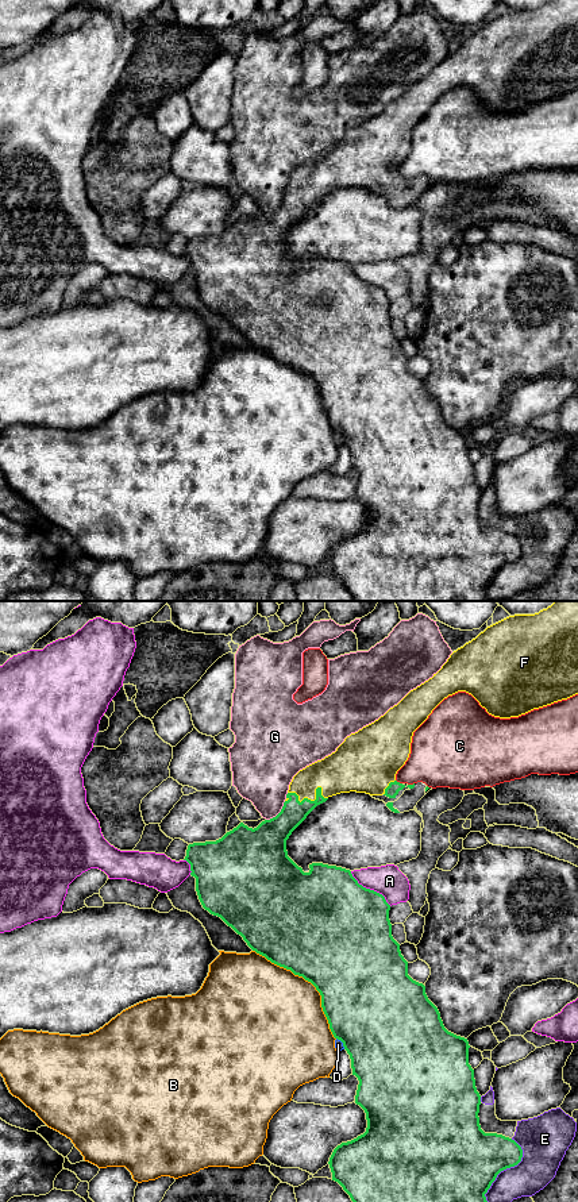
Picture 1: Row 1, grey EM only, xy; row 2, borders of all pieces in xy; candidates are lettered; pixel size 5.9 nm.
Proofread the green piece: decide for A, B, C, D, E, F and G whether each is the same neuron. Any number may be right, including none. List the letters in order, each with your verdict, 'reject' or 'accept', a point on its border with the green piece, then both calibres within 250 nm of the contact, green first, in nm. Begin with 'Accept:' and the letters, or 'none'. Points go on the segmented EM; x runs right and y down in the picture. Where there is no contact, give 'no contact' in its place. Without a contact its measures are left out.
Accept: F
A: reject | xy (369, 889) | 500/180 nm
B: reject | xy (309, 981) | 500/480 nm
C: reject | xy (399, 782) | 80/300 nm
D: reject | xy (342, 1041) | 500/50 nm
E: reject | xy (507, 1167) | 400/260 nm
F: accept | xy (312, 801) | 150/260 nm
G: reject | xy (278, 813) | 280/340 nm

